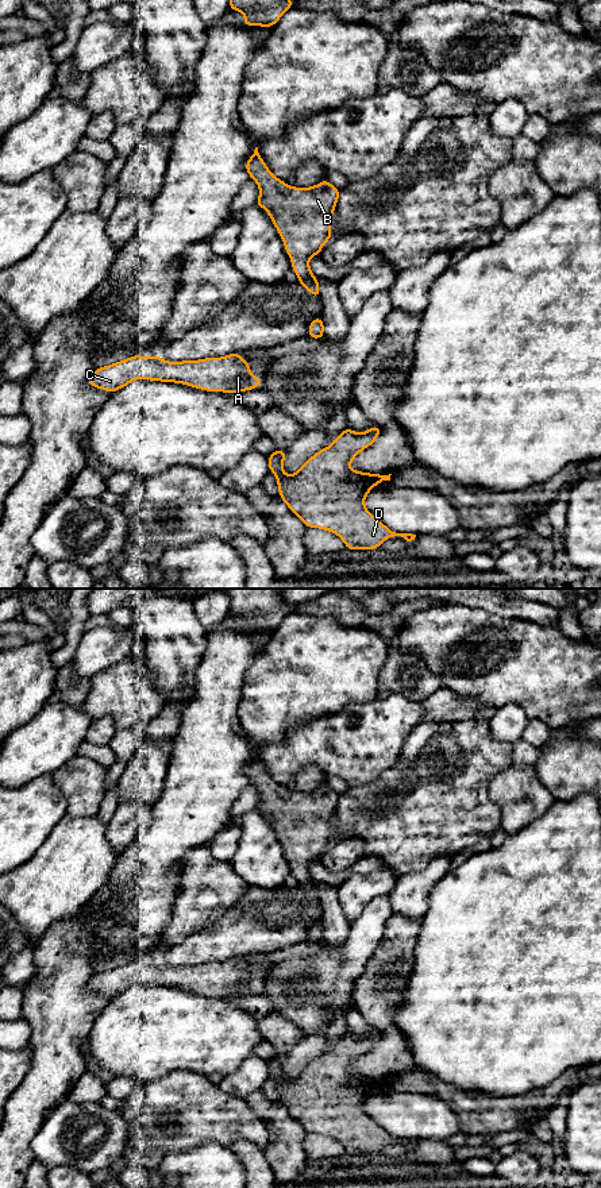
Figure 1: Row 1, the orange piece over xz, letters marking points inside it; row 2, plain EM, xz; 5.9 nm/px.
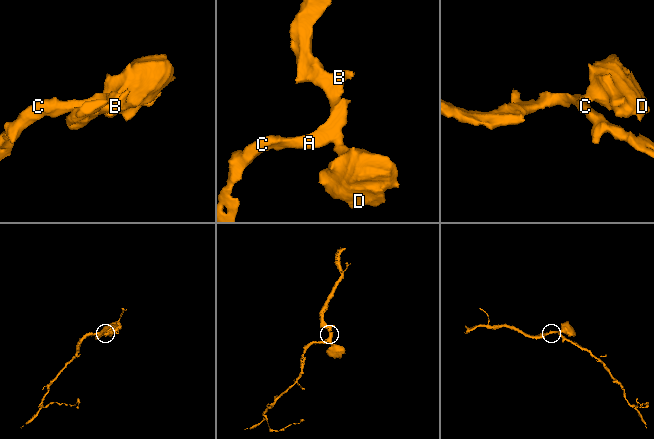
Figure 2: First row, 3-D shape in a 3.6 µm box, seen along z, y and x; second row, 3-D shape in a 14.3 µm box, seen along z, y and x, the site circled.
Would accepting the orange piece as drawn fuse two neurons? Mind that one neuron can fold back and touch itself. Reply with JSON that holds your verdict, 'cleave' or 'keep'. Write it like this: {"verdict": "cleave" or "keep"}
{"verdict": "keep"}

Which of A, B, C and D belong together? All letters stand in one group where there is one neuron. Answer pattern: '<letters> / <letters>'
A B C D

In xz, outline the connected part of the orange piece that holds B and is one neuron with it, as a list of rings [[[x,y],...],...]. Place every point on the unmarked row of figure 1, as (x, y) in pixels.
[[[255,752],[244,770],[250,783],[259,792],[255,810],[263,813],[292,865],[297,888],[313,902],[320,903],[317,883],[309,872],[309,863],[323,856],[323,849],[332,842],[331,821],[335,817],[340,795],[323,784],[311,792],[294,792],[277,783],[263,767]]]

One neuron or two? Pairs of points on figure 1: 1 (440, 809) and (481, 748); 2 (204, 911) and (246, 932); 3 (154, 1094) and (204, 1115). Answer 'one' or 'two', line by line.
1: one
2: two
3: one

